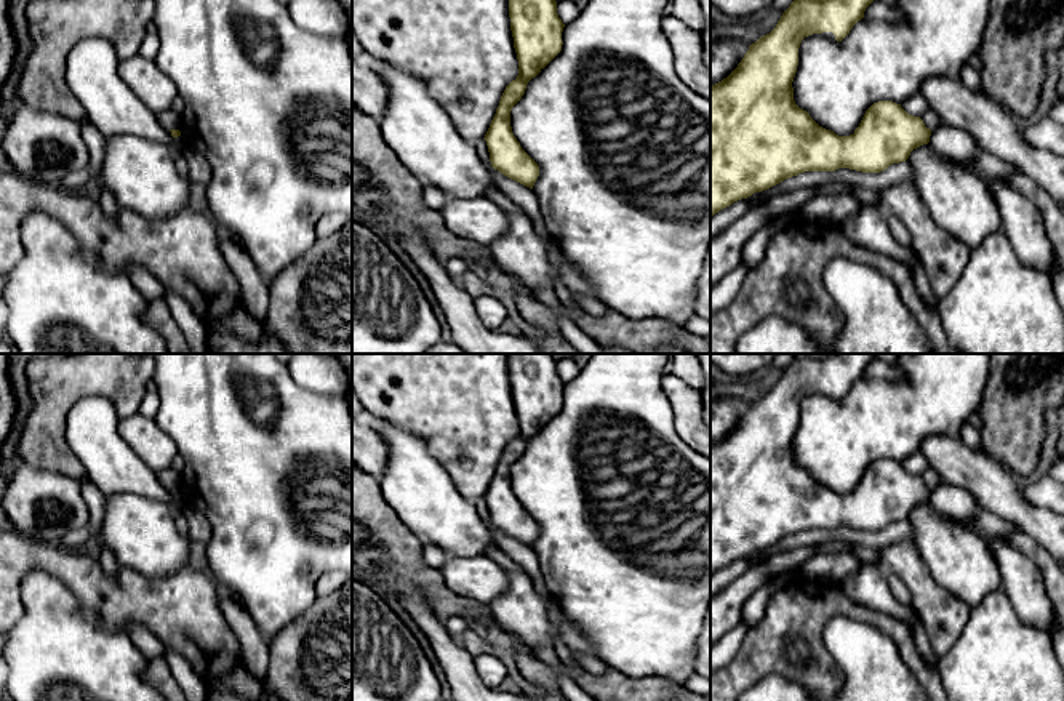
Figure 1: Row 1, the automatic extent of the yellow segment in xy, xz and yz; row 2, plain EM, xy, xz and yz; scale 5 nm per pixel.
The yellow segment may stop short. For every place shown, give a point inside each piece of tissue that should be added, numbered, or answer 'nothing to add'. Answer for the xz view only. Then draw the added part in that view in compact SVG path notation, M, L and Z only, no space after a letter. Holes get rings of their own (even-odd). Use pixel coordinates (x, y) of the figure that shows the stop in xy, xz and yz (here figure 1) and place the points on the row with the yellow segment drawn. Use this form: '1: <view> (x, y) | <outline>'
nothing to add

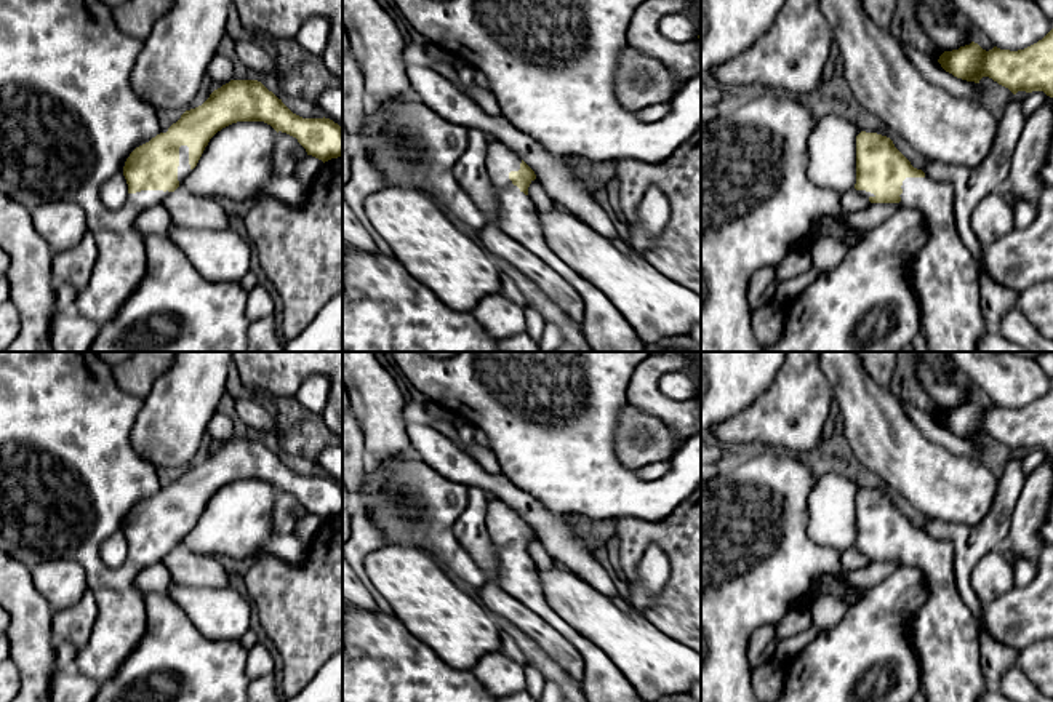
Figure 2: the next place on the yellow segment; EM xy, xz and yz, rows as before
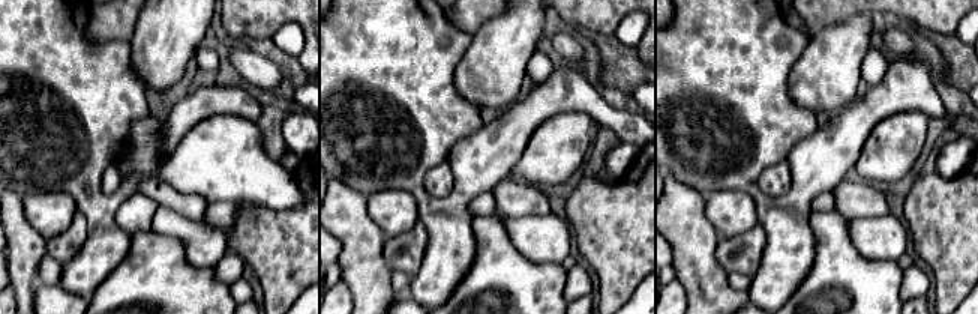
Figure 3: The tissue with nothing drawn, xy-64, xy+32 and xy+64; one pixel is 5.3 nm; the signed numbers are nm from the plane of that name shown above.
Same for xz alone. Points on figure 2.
1: xz (605, 330) | M488 142L485 168L499 201L493 221L576 289L584 302L581 329L592 352L645 352L647 344L608 297L547 246L530 195L509 179L510 171L520 170L520 163L520 155L502 142Z

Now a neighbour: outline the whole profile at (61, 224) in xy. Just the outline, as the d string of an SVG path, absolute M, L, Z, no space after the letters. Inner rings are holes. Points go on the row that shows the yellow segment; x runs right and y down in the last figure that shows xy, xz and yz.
M45 201L30 206L32 222L53 253L74 248L86 233L88 224L82 206L72 201Z

